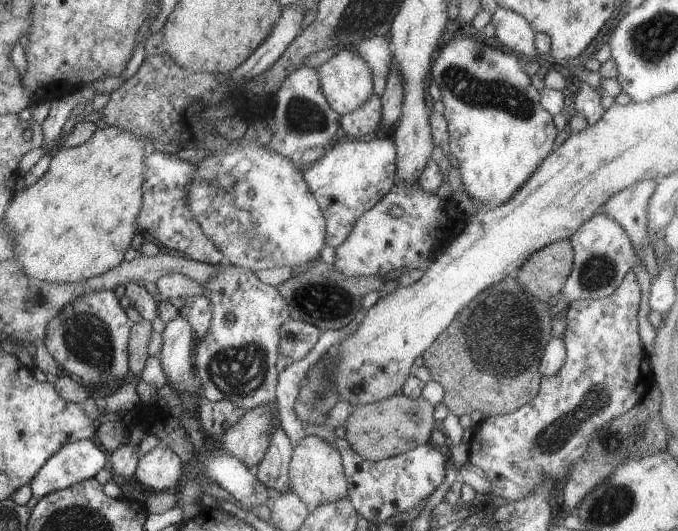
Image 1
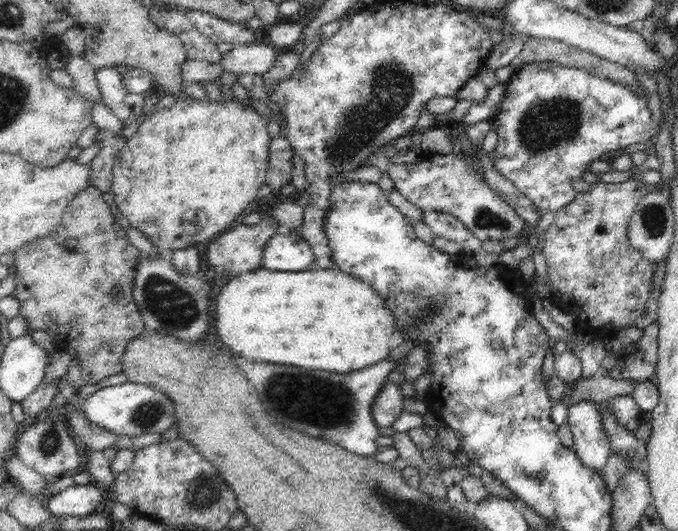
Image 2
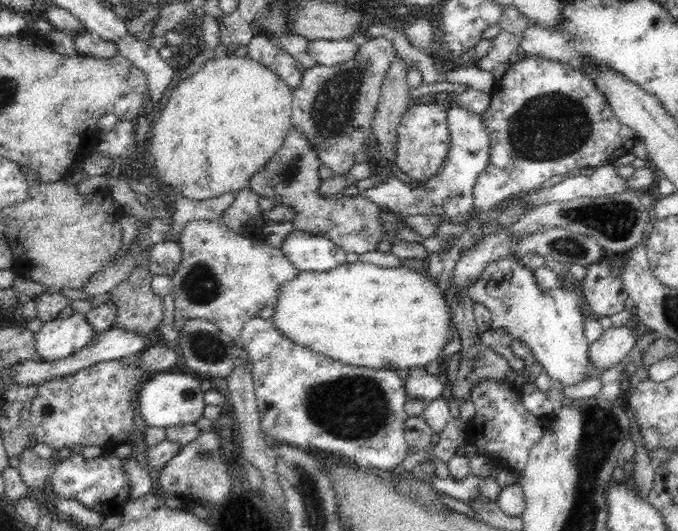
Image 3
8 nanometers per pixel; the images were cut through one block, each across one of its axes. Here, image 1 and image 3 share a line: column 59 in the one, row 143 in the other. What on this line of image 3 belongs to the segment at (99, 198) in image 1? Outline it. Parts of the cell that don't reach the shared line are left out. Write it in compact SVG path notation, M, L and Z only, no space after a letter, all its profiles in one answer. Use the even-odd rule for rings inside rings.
M231 51L220 57L211 56L198 69L198 72L192 74L192 77L186 77L184 80L176 81L169 92L167 102L157 116L156 122L151 125L150 134L145 143L145 149L151 158L154 175L159 176L160 181L166 182L175 192L180 192L184 197L197 201L208 200L230 191L239 192L240 189L248 188L252 175L259 168L262 168L268 160L271 160L285 142L286 134L288 134L287 132L291 128L292 92L293 89L288 84L285 84L284 80L278 74L275 74L275 70L266 67L266 65L248 56L237 56L236 54L232 54Z

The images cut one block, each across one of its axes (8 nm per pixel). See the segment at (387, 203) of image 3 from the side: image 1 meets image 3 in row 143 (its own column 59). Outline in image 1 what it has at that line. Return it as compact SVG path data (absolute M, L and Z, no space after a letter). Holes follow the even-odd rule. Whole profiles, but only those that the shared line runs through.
M93 440L66 444L38 470L30 482L33 496L40 499L52 492L92 479L104 466L106 456Z

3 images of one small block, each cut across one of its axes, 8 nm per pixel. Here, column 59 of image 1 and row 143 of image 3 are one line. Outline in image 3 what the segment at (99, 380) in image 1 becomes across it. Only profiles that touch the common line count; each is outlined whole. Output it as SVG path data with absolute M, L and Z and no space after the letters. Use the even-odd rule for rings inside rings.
M381 36L366 40L360 46L360 52L356 52L356 56L344 64L328 66L316 63L311 68L305 68L300 87L292 92L291 127L300 129L314 144L320 164L330 168L334 177L345 175L350 171L355 165L353 155L358 150L363 151L365 143L370 141L368 136L372 132L374 116L376 116L376 110L380 104L380 90L395 54L396 50L392 47L391 40Z

